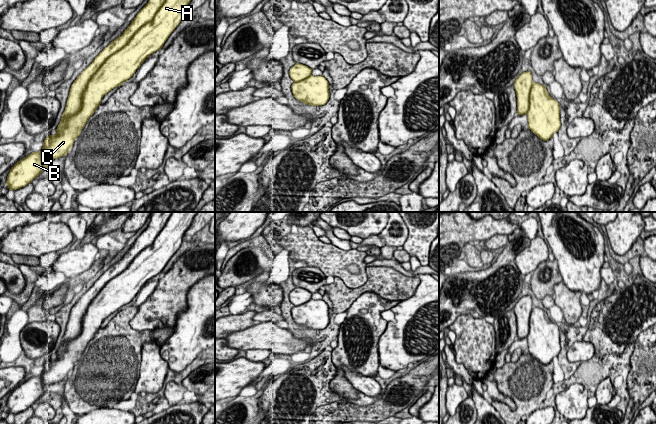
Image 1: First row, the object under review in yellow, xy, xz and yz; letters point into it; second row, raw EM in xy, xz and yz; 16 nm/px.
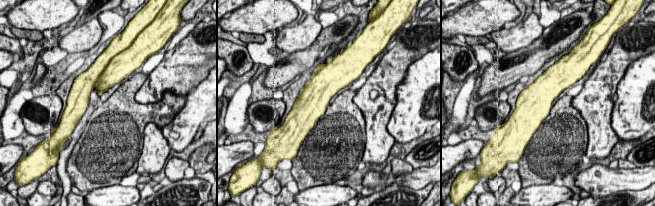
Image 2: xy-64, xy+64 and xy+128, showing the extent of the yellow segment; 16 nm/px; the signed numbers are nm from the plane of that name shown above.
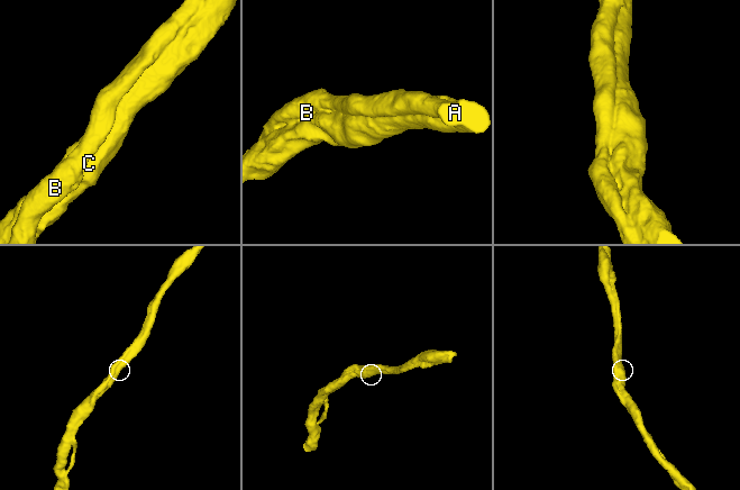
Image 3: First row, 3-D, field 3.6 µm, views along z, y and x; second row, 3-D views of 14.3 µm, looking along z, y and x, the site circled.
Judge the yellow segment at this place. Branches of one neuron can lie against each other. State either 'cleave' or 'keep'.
keep

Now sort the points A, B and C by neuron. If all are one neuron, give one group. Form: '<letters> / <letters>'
A B C

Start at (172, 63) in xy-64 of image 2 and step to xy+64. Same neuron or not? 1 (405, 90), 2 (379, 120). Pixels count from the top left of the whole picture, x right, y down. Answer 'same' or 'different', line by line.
1: different
2: same

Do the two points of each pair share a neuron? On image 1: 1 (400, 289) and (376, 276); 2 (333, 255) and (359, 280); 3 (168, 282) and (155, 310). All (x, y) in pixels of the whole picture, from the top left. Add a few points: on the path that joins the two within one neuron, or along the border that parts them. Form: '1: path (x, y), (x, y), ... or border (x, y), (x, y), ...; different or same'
1: path (394, 286), (382, 281); same
2: path (334, 263), (351, 280); same
3: path (168, 289), (168, 297), (162, 303); same

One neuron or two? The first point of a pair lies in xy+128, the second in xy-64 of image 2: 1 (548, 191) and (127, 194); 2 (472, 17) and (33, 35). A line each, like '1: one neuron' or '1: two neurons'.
1: one neuron
2: two neurons

